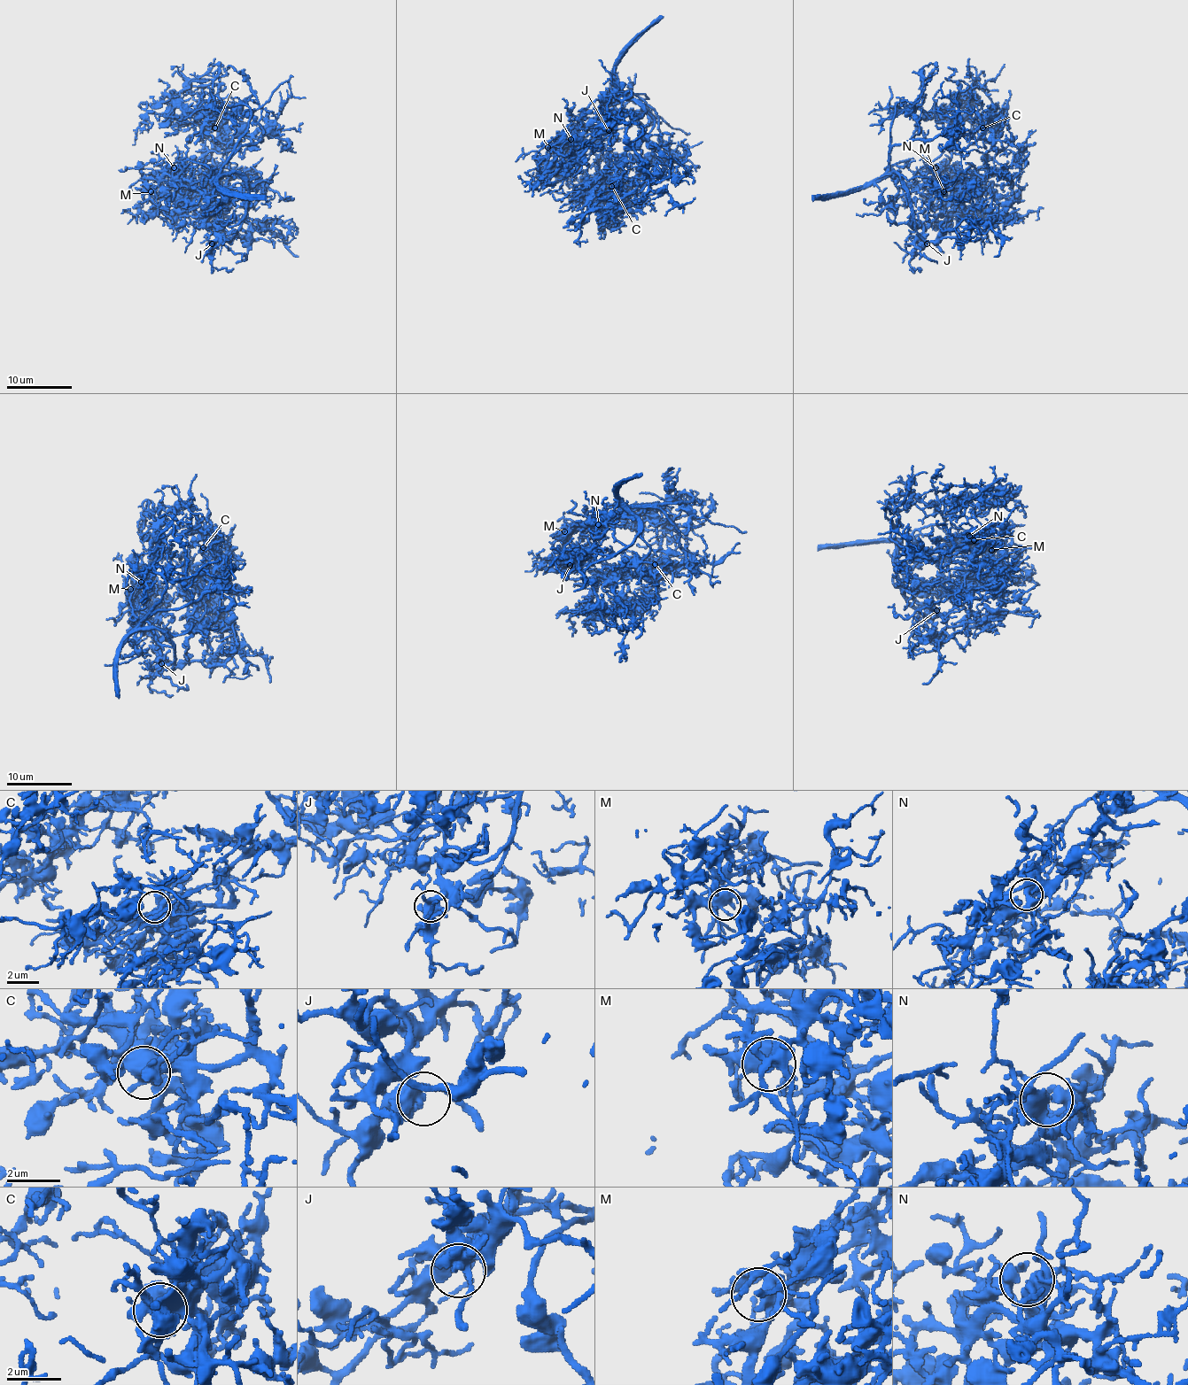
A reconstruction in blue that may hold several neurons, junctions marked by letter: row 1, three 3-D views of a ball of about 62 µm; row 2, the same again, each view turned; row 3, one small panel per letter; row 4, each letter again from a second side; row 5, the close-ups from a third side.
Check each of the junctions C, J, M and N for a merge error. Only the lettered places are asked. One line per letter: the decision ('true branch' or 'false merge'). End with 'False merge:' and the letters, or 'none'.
C: true branch
J: true branch
M: true branch
N: true branch
False merge: none

